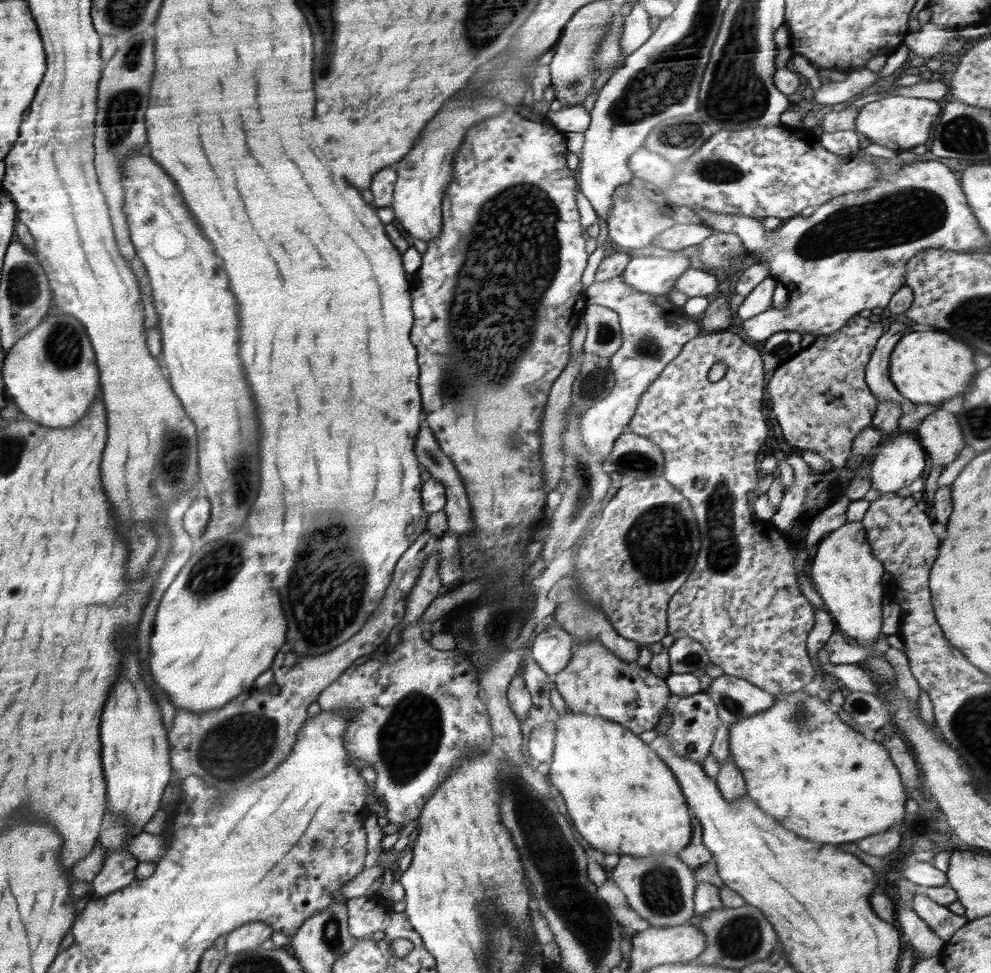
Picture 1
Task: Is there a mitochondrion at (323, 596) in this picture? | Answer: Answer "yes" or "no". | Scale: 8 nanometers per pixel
yes

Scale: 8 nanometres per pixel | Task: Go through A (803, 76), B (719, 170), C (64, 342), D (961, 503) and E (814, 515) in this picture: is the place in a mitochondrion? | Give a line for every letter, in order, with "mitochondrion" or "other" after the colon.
A: other
B: mitochondrion
C: mitochondrion
D: other
E: other

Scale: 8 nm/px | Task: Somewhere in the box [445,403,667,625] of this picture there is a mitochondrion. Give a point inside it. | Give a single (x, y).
(585, 478)

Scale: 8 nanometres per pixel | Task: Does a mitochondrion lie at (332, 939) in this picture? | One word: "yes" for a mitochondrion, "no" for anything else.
yes

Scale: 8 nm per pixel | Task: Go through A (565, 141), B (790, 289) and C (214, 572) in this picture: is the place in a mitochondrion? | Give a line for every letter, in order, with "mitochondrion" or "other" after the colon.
A: other
B: other
C: mitochondrion

